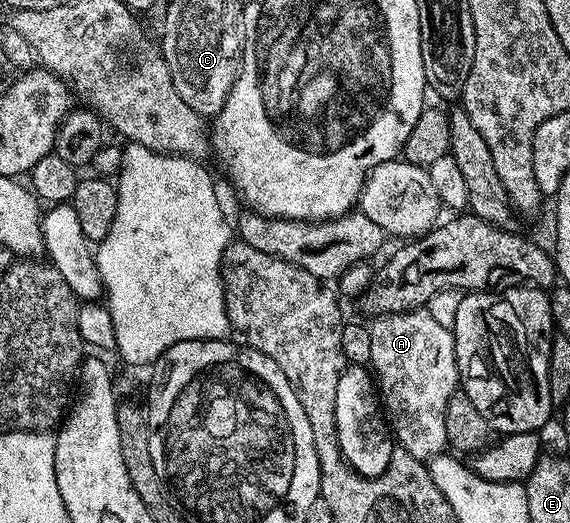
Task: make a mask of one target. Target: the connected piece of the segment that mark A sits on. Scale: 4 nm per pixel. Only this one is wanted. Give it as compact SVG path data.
M427 310L382 316L370 324L370 358L383 411L390 414L395 443L425 462L441 455L448 448L446 402L457 395L460 382L451 331L438 326Z

